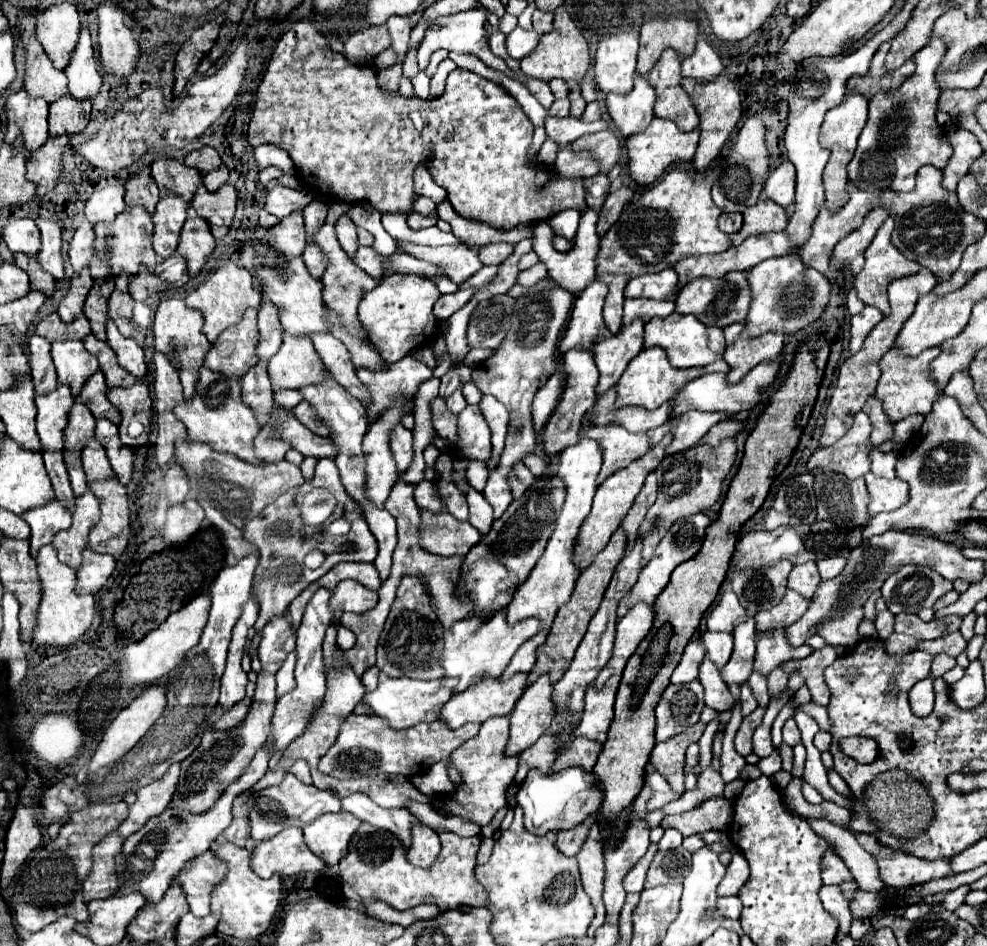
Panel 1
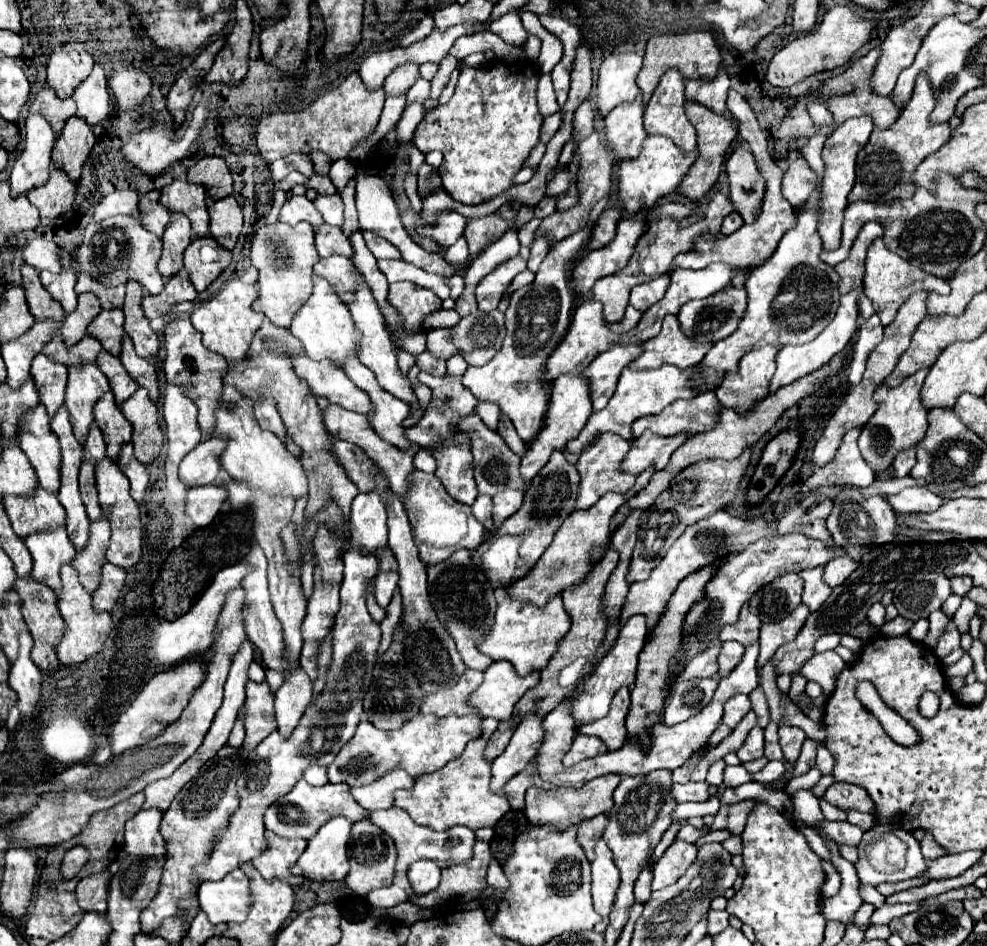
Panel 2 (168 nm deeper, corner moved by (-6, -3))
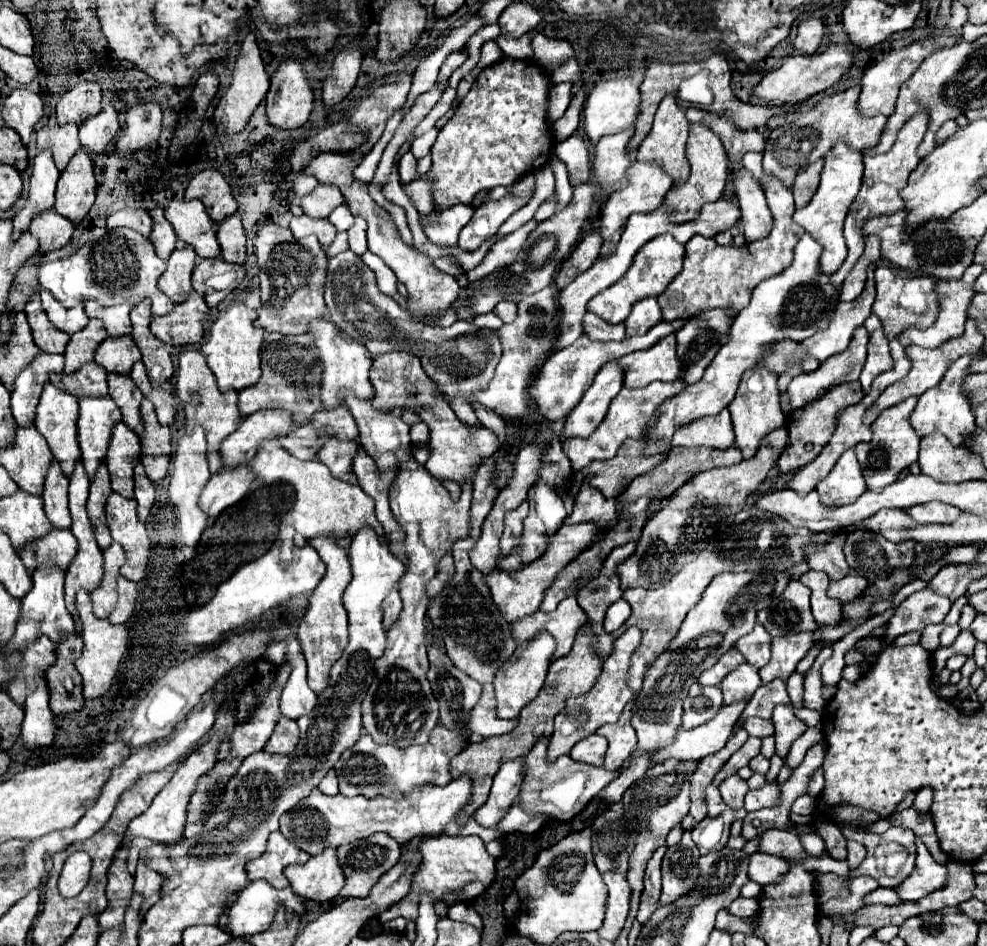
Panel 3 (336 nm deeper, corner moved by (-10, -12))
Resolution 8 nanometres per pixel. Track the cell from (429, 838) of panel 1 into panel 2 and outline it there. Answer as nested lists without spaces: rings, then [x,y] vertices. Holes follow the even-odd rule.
[[[418,860],[410,866],[408,880],[416,894],[426,894],[440,884],[440,868],[434,860]]]

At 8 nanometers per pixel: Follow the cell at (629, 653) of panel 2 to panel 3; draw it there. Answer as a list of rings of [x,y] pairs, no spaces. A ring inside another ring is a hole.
[[[628,627],[624,635],[620,635],[616,641],[614,641],[614,649],[610,653],[610,657],[604,661],[602,665],[602,673],[598,677],[598,681],[594,683],[594,687],[580,695],[580,697],[570,697],[566,701],[566,709],[556,717],[556,727],[554,727],[554,735],[548,743],[548,753],[546,757],[548,759],[558,759],[560,755],[568,755],[570,749],[584,737],[596,733],[596,729],[600,725],[606,725],[606,723],[614,723],[618,721],[624,705],[634,699],[634,693],[628,689],[626,685],[626,673],[628,673],[628,665],[630,665],[630,655],[634,653],[634,649],[638,647],[640,643],[640,629],[638,627]]]

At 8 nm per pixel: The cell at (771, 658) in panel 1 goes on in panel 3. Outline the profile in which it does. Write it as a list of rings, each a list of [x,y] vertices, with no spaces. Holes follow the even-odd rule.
[[[778,705],[772,715],[772,723],[776,727],[776,753],[784,759],[786,753],[790,751],[790,745],[806,731],[806,725],[798,721],[798,717],[792,713],[790,707]]]

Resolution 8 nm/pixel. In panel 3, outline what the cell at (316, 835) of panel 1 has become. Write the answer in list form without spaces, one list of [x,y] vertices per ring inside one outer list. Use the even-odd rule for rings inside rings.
[[[326,849],[320,855],[310,857],[304,865],[288,865],[284,875],[290,881],[294,893],[308,901],[332,901],[344,887],[336,849]]]

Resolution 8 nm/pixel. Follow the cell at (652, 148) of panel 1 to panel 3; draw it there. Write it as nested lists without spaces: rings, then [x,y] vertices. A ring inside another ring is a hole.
[[[632,161],[630,173],[626,173],[626,175],[628,175],[628,185],[610,195],[610,199],[606,201],[602,215],[600,215],[600,233],[602,233],[602,253],[600,253],[600,257],[606,257],[606,253],[610,253],[610,249],[614,249],[614,245],[618,245],[622,229],[626,227],[626,221],[632,213],[650,213],[650,211],[658,209],[662,205],[666,193],[672,187],[672,179],[664,173],[662,167],[658,167],[654,163]]]

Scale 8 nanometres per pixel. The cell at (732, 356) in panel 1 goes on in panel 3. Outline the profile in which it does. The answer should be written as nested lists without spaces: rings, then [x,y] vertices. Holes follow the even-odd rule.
[[[756,367],[756,369],[748,371],[740,381],[740,387],[738,387],[738,393],[736,393],[732,405],[728,407],[728,411],[732,415],[734,431],[736,431],[736,447],[742,451],[744,459],[754,457],[762,437],[766,437],[768,433],[772,433],[778,427],[784,427],[786,417],[780,409],[780,393],[778,393],[776,381],[778,381],[776,375],[772,375],[764,367]]]

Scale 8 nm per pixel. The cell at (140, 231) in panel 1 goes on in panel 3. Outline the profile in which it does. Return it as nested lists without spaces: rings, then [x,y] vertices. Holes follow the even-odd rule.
[[[118,227],[118,229],[98,229],[94,235],[68,259],[48,259],[40,265],[40,285],[50,291],[62,307],[74,307],[82,301],[98,301],[100,305],[120,305],[120,303],[140,303],[146,297],[152,299],[152,313],[166,315],[170,311],[168,297],[158,291],[156,283],[166,271],[166,261],[162,261],[154,245],[142,237],[138,231]]]

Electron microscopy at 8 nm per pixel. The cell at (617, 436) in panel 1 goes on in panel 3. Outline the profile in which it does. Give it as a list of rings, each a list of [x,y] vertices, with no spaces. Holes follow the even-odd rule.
[[[588,483],[582,485],[580,493],[574,499],[574,511],[566,517],[566,525],[570,523],[586,523],[594,521],[602,525],[602,533],[606,533],[616,521],[616,501],[606,499],[598,489],[590,487]]]

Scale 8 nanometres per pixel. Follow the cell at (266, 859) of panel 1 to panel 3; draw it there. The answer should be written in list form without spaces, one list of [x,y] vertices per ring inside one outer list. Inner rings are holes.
[[[274,831],[268,837],[268,847],[262,857],[246,863],[246,873],[250,881],[266,879],[272,887],[284,889],[288,887],[288,879],[284,877],[284,867],[292,863],[306,863],[310,855],[306,855],[302,849],[298,849],[294,843],[290,843],[280,831]]]

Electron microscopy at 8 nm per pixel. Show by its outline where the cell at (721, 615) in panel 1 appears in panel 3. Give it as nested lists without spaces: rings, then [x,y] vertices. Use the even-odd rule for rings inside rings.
[[[756,623],[752,633],[748,633],[742,639],[738,639],[736,649],[740,653],[744,653],[746,661],[750,661],[750,665],[760,669],[770,661],[770,643],[772,643],[770,633],[762,625]]]

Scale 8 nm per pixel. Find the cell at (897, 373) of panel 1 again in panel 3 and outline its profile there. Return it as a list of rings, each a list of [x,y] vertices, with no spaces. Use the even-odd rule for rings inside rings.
[[[910,397],[898,405],[882,411],[880,417],[872,423],[872,439],[868,443],[858,443],[854,447],[868,491],[882,491],[886,485],[890,485],[898,479],[900,471],[904,471],[906,467],[916,463],[920,437],[916,435],[916,431],[910,425],[910,413],[914,411],[916,401],[918,401],[918,397]]]

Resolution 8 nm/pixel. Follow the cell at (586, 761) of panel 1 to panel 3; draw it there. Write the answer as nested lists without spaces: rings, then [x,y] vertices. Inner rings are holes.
[[[590,735],[582,741],[578,741],[572,751],[570,751],[570,757],[574,761],[582,761],[582,763],[590,763],[590,765],[596,765],[600,767],[604,763],[604,753],[606,753],[606,747],[608,747],[608,741],[600,735]]]

